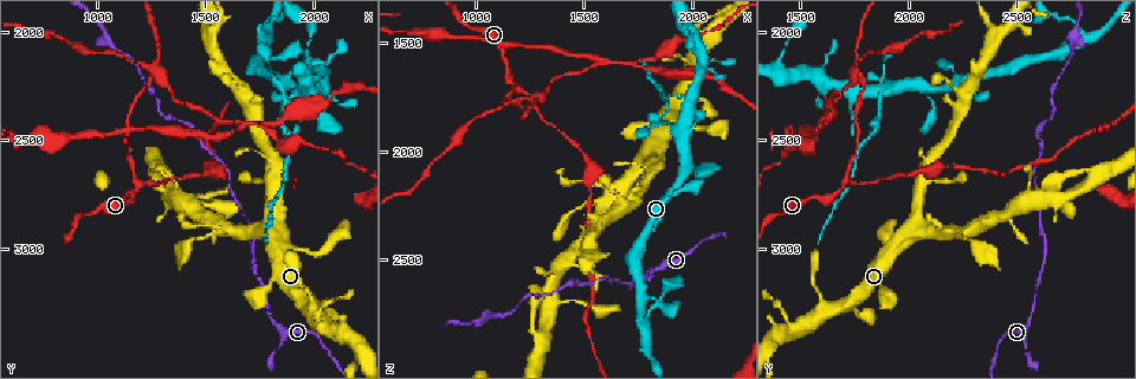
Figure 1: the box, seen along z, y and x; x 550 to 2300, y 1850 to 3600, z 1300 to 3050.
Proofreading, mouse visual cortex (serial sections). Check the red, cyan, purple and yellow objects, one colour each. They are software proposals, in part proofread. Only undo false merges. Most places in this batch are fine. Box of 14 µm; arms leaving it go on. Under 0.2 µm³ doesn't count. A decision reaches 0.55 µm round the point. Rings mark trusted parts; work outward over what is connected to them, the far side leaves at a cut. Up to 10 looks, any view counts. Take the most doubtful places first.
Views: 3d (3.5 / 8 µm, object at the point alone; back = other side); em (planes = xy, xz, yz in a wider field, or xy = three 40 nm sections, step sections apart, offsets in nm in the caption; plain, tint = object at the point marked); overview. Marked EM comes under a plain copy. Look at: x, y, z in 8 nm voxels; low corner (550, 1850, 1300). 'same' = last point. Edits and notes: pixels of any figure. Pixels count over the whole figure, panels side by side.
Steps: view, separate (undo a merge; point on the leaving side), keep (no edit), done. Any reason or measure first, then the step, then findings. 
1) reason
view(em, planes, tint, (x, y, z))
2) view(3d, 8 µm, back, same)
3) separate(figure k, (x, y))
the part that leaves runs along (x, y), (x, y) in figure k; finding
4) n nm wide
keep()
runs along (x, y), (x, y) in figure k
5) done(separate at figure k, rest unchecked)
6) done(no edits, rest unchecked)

three arms meet
view(em, planes, tint, (1200, 2710, 1700))

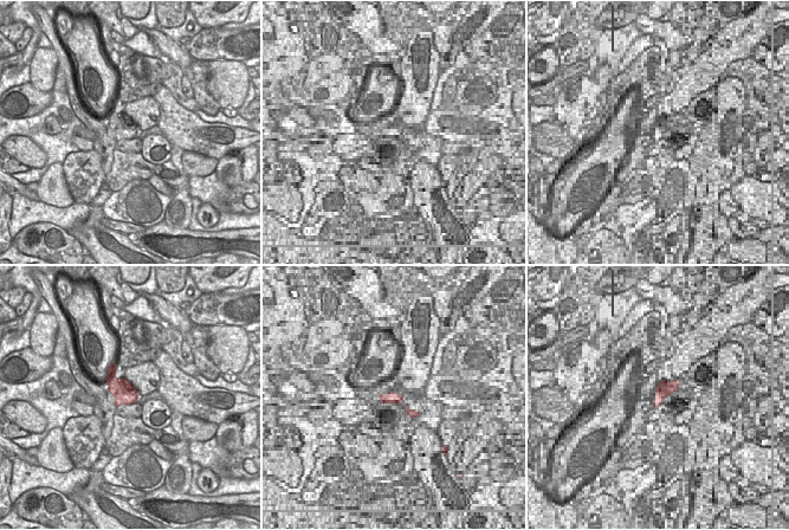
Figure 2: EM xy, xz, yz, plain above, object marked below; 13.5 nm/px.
view(3d, 3.5 µm, same)

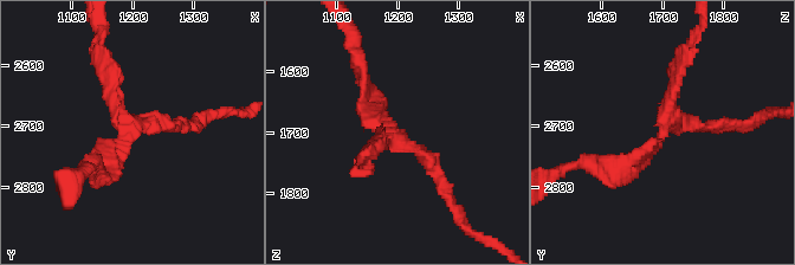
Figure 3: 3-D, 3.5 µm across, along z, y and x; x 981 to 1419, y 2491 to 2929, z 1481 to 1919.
keep()
runs along (625, 169), (670, 122), (685, 57) in figure 3; all the same cell

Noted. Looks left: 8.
abrupt turn
view(3d, 8 µm, (1250, 2190, 1770))

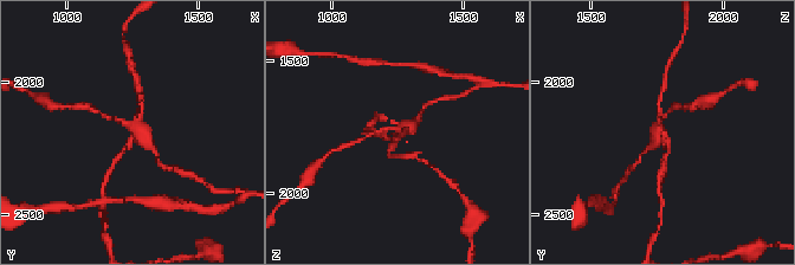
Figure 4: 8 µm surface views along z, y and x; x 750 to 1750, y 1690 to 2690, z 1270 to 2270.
closer look
view(3d, 3.5 µm, back, (1250, 2180, 1770))

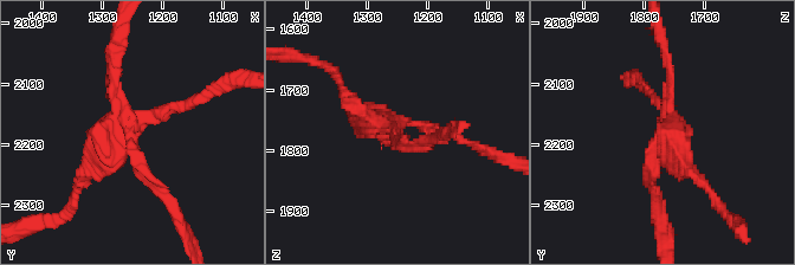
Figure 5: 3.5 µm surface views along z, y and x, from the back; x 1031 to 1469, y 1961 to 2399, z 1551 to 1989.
4 arms; arms of 100, 150, 150, 250 nm
view(em, xy, step 5, tint, (1255, 2185, 1770))

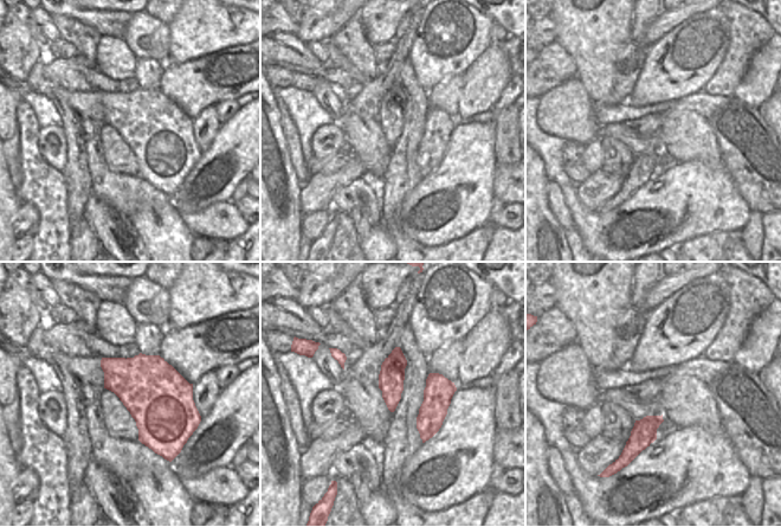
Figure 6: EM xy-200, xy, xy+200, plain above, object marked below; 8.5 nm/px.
220 nm wide
keep()
runs along (427, 140), (408, 149), (347, 97) in figure 5; one cell here

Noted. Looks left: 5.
side arm on a straight run
view(3d, 3.5 µm, (1640, 2430, 1590))

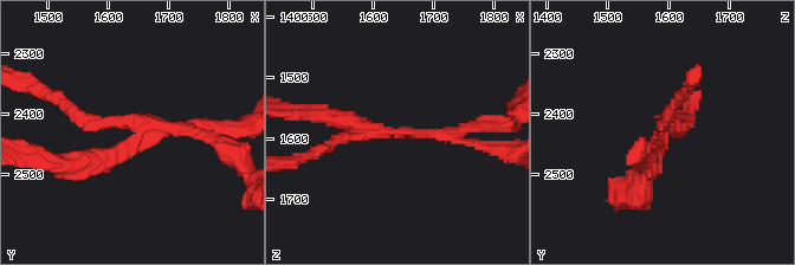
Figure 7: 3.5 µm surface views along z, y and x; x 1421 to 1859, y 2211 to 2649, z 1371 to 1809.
3 arms; arms of 150, 150, 250 nm; shape alone is not enough
view(em, xy, step 1, tint, (1635, 2420, 1585))

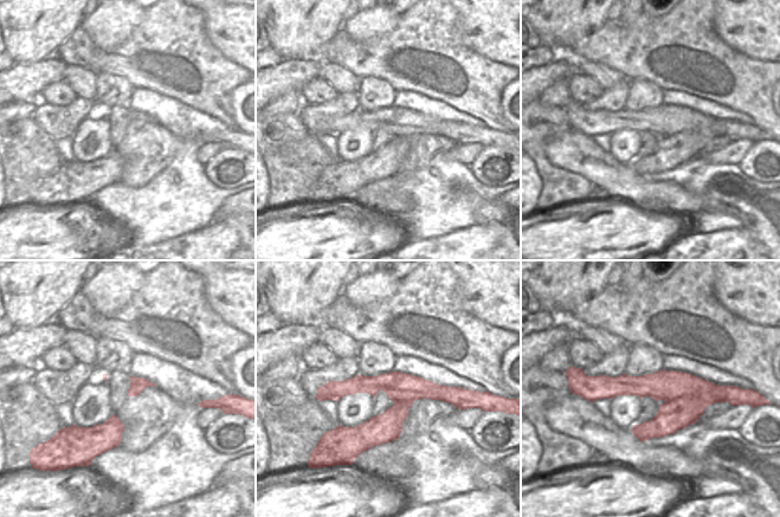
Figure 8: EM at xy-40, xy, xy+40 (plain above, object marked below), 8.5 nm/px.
keep()
runs along (592, 385), (668, 386), (715, 399) in figure 8; one cell here

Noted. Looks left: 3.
three arms meet
view(3d, 3.5 µm, (1940, 2280, 1910))

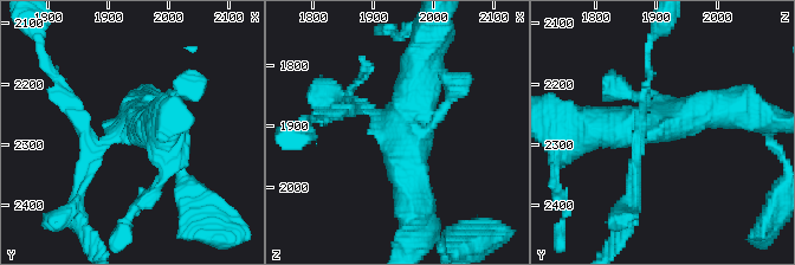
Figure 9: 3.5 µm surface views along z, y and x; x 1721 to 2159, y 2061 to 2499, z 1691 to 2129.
view(em, xy, step 3, tint, (1940, 2265, 1900))

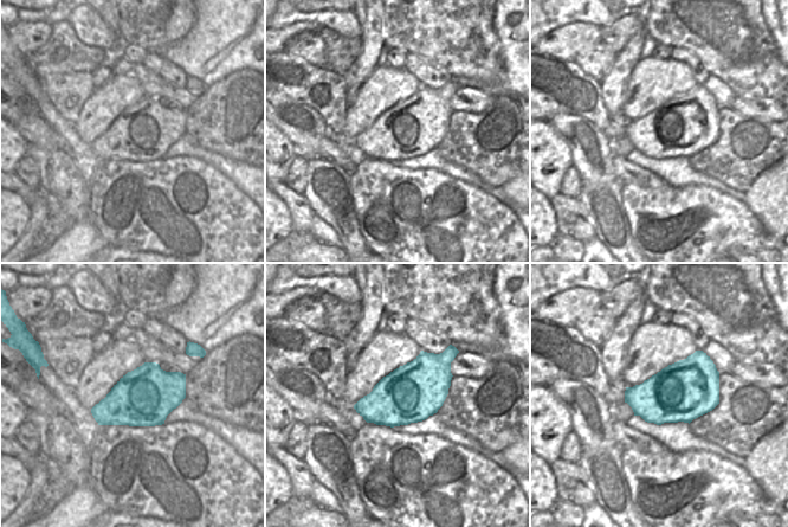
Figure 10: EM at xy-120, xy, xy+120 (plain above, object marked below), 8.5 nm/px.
separate(figure 9, (336, 108))
a second cell is stuck on

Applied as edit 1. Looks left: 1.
done(separate at figure 9, rest unchecked)

